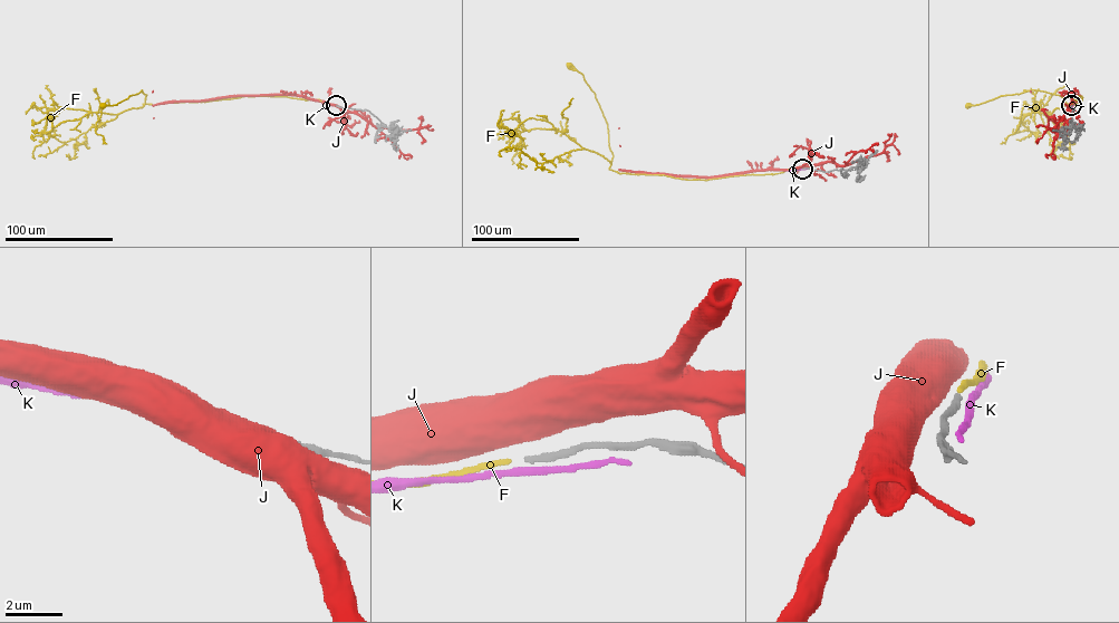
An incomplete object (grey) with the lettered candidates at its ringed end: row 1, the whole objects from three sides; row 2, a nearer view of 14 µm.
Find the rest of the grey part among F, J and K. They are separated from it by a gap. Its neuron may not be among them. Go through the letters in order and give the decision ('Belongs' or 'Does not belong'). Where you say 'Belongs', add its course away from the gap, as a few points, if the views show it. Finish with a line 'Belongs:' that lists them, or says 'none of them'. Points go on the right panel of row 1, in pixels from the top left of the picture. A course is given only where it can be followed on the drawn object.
F: Belongs. Its course: (1071, 105), (1072, 99), (1082, 97), (1076, 105), (1070, 104), (1058, 95), (1032, 89), (967, 105)
J: Does not belong
K: Does not belong
Belongs: F

